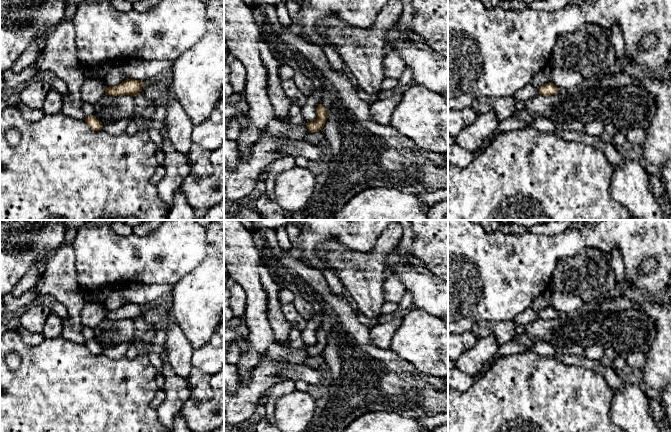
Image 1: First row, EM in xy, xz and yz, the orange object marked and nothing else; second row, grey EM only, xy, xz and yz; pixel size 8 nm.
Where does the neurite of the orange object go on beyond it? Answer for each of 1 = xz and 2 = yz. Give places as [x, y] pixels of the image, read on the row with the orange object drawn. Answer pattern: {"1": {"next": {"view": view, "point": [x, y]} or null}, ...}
{"1": {"next": null}, "2": {"next": null}}

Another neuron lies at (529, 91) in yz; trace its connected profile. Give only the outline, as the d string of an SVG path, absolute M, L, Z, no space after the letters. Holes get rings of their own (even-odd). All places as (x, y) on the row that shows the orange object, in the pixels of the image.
M531 83L527 84L520 90L518 90L512 97L517 101L526 102L529 99L539 94L539 89L534 87Z

